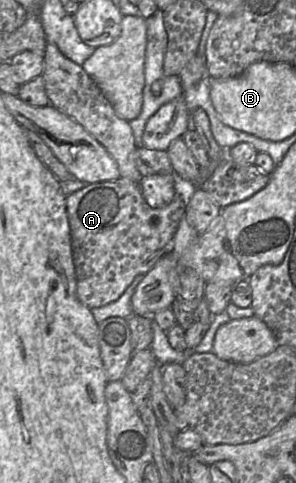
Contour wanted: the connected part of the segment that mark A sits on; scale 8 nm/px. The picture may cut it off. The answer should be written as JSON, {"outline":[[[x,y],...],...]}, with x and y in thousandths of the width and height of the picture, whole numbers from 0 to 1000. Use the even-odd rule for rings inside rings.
{"outline":[[[402,369],[395,373],[348,375],[328,379],[291,381],[277,391],[223,406],[223,439],[240,478],[240,509],[243,509],[243,534],[253,551],[257,571],[257,613],[270,625],[277,625],[301,640],[341,636],[395,621],[419,602],[449,584],[463,569],[490,569],[530,542],[534,538],[574,522],[581,516],[581,499],[601,466],[618,449],[625,449],[632,429],[632,410],[615,400],[598,400],[584,416],[551,431],[514,431],[490,416],[473,379],[459,379],[426,369]]]}

